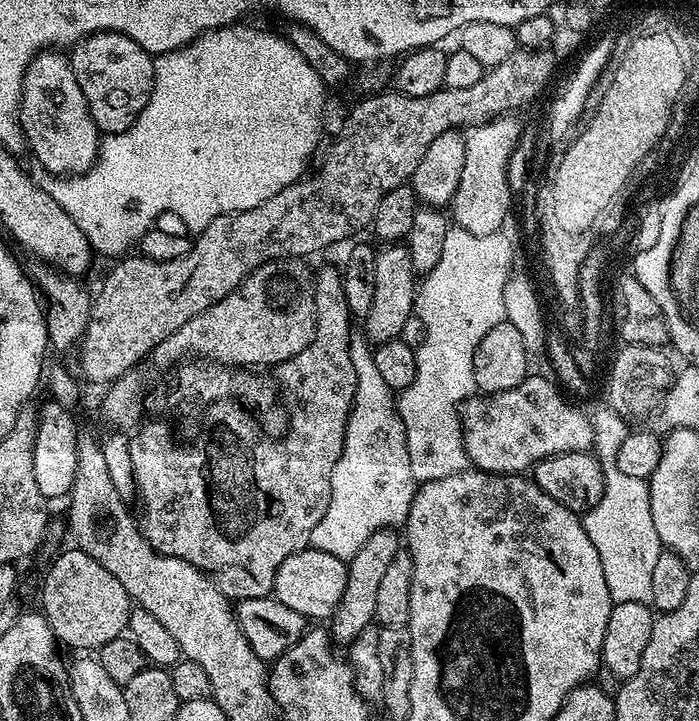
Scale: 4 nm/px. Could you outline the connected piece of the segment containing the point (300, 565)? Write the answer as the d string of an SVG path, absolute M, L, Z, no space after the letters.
M306 547L301 552L290 554L282 566L278 566L278 574L274 574L274 586L271 595L282 606L290 606L290 610L298 610L309 621L324 622L336 612L338 602L342 602L342 594L346 590L348 577L347 563L334 554L326 554L314 547Z

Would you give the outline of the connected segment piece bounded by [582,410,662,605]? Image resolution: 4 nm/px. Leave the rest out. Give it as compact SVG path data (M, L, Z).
M593 411L590 419L596 430L595 455L608 465L604 470L604 493L598 506L583 513L584 529L586 534L590 534L590 542L594 542L594 550L598 550L598 558L602 562L602 571L606 574L606 586L610 590L613 604L642 602L651 605L650 581L662 545L658 538L658 530L654 528L648 482L630 478L630 474L622 474L622 470L612 466L616 462L618 446L622 446L629 434L630 424L617 412L603 411Z

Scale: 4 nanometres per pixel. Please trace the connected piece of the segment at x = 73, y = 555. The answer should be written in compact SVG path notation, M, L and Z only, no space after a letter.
M75 546L69 548L69 552L62 553L49 566L40 588L39 607L61 645L98 650L106 646L106 642L125 635L134 601L126 594L126 586L122 586L106 566L94 562L90 554Z

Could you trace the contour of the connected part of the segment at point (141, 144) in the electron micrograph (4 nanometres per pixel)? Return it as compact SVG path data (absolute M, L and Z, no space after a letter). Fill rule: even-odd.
M237 22L228 25L227 28L215 28L203 32L198 39L191 40L178 50L159 53L152 61L154 86L150 90L150 102L146 102L142 114L138 114L130 130L114 132L101 139L100 149L90 170L86 170L80 176L55 176L40 164L31 165L30 175L36 185L46 190L46 194L50 194L50 198L54 198L54 202L58 202L58 206L62 206L62 210L66 210L66 214L70 214L70 218L78 222L78 230L82 230L82 234L86 234L86 238L92 243L93 253L100 255L101 252L104 256L112 256L111 258L120 258L131 253L139 245L140 239L148 233L149 228L159 221L156 219L163 212L177 216L189 233L199 234L203 228L210 226L210 222L214 222L214 218L222 214L250 210L266 202L266 198L274 198L278 190L286 190L286 186L296 183L307 173L304 171L307 170L308 163L320 144L320 119L324 116L326 85L322 78L318 78L318 74L314 74L314 66L310 66L310 62L306 62L306 58L302 58L302 54L298 54L295 46L283 35L275 36L272 32L263 32L260 28L247 28L246 25L247 23Z

